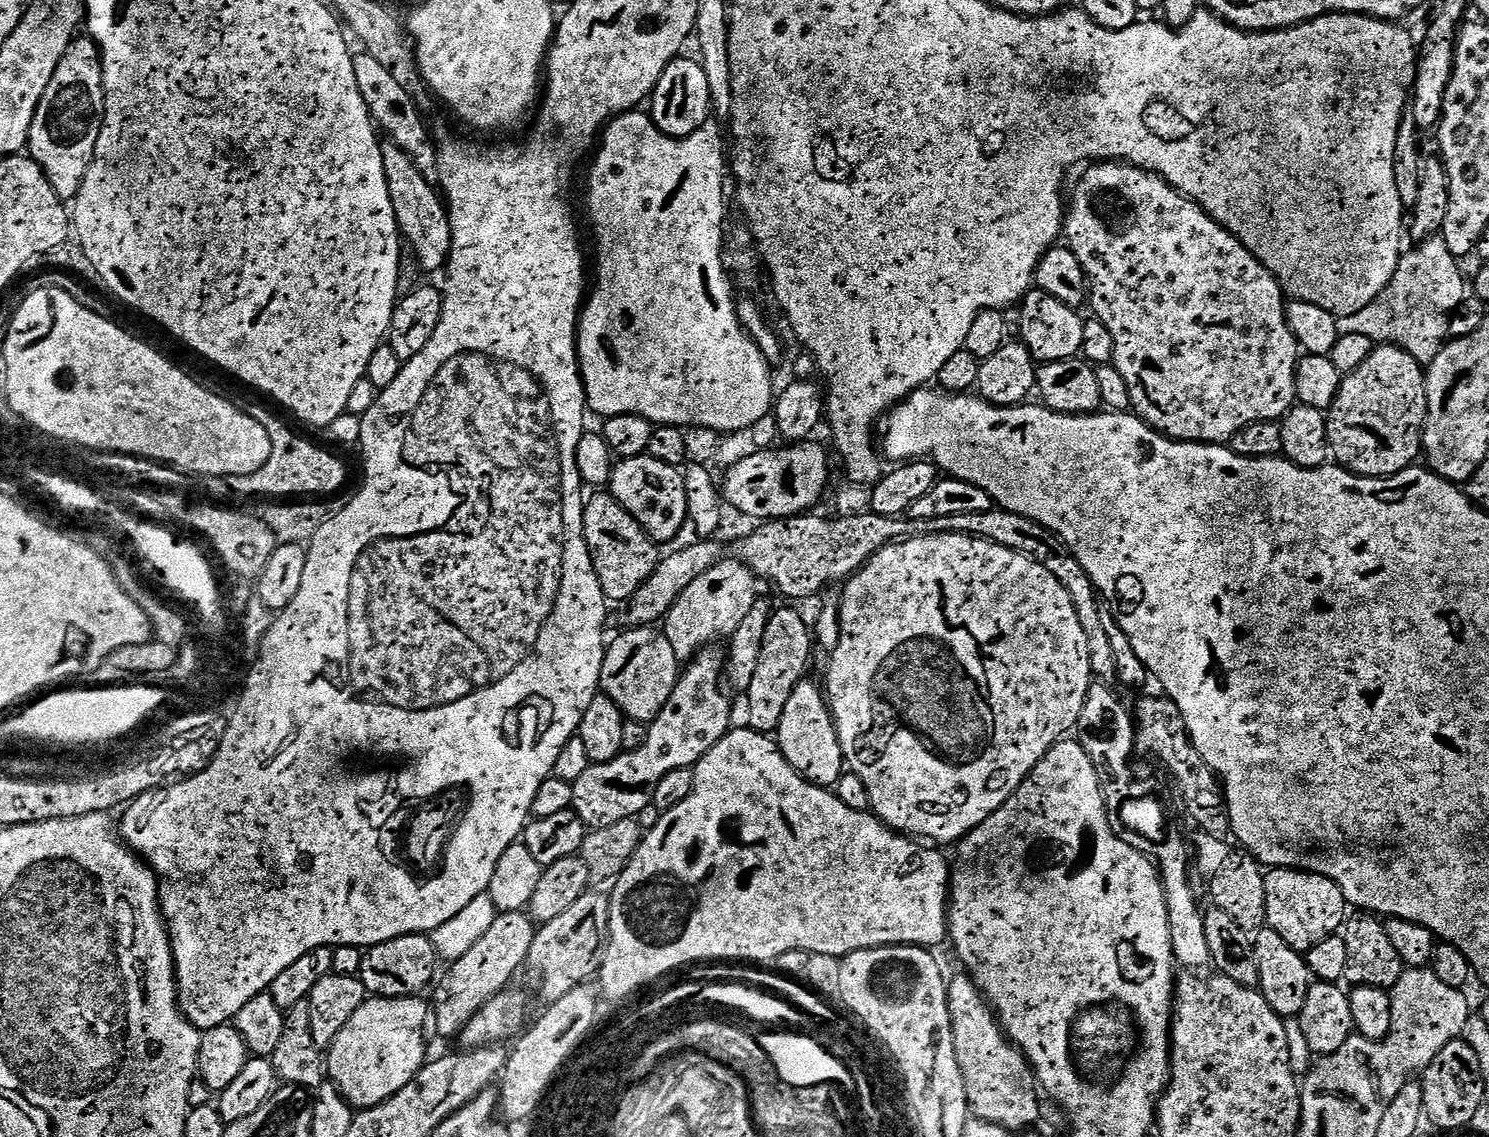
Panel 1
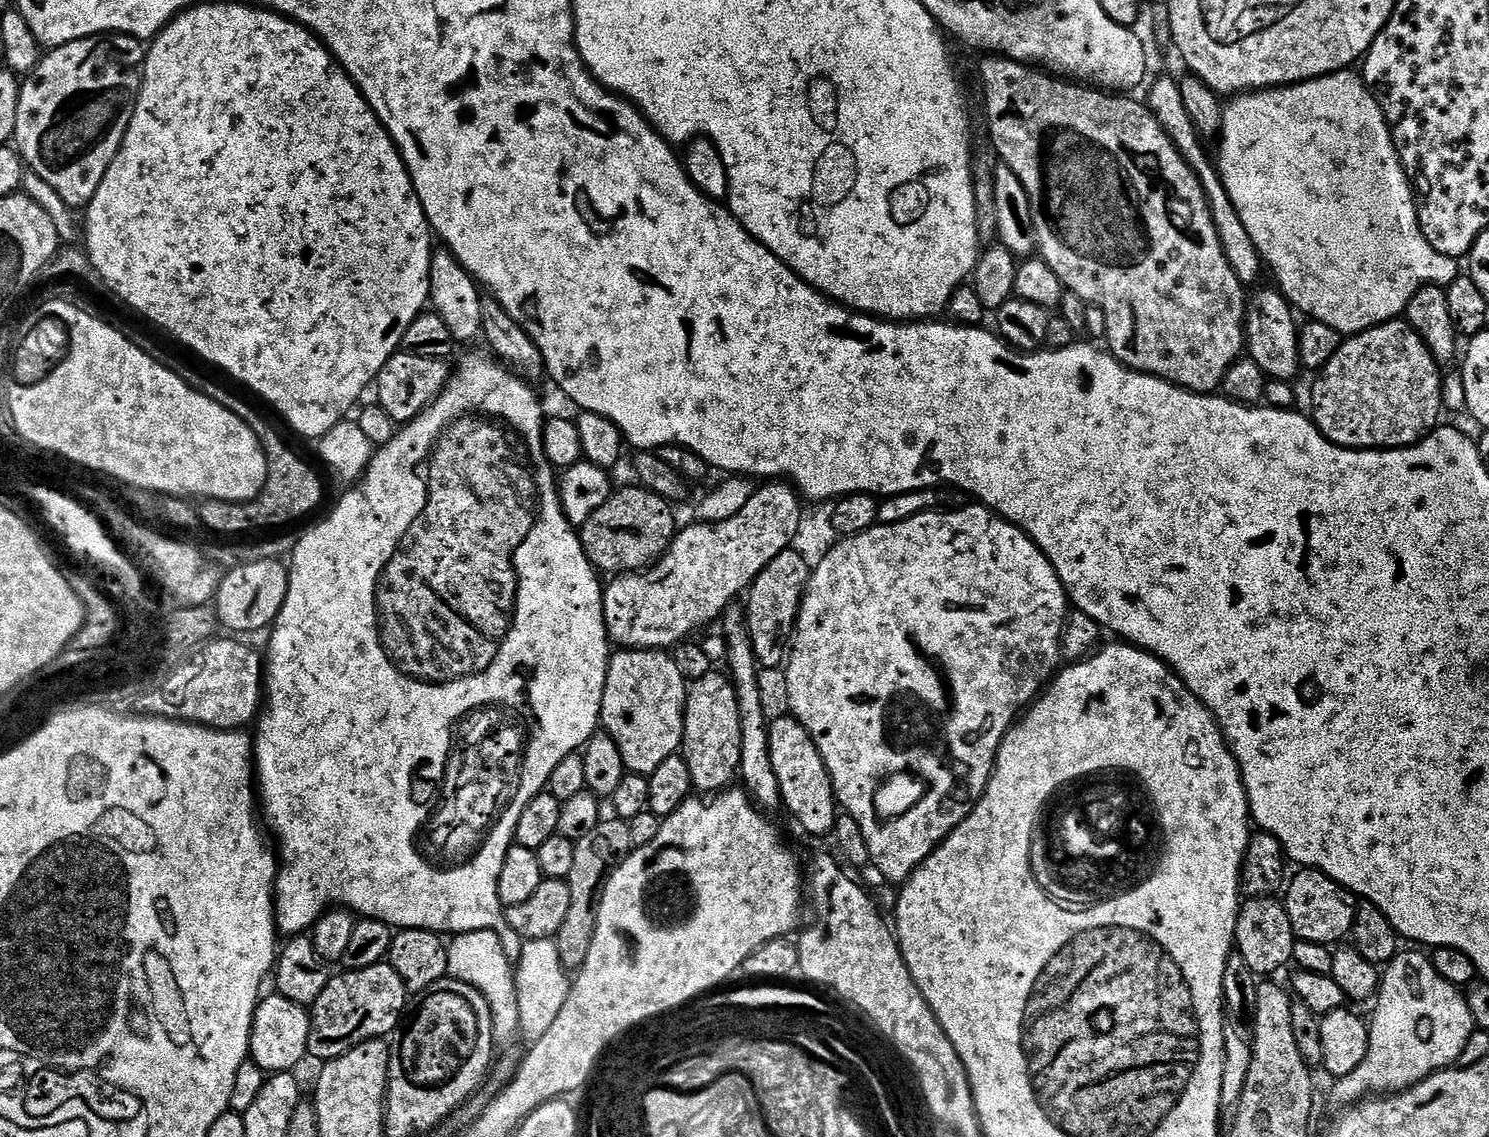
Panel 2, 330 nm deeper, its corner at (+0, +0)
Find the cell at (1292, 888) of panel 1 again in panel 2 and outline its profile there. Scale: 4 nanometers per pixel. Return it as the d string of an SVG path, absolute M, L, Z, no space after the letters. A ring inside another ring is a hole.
M1304 868L1297 872L1300 873L1293 880L1291 877L1287 881L1286 891L1282 896L1284 909L1286 914L1290 914L1290 926L1294 930L1297 940L1327 946L1339 945L1343 941L1340 939L1343 936L1345 939L1354 926L1358 907L1357 897L1316 868Z

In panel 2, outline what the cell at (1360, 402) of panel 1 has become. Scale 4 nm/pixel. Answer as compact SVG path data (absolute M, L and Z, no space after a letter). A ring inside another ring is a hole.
M1403 319L1368 328L1347 337L1334 358L1319 369L1317 376L1320 377L1312 388L1311 419L1327 440L1343 448L1387 450L1419 444L1437 427L1436 419L1442 413L1442 375L1439 371L1441 369L1423 338Z

